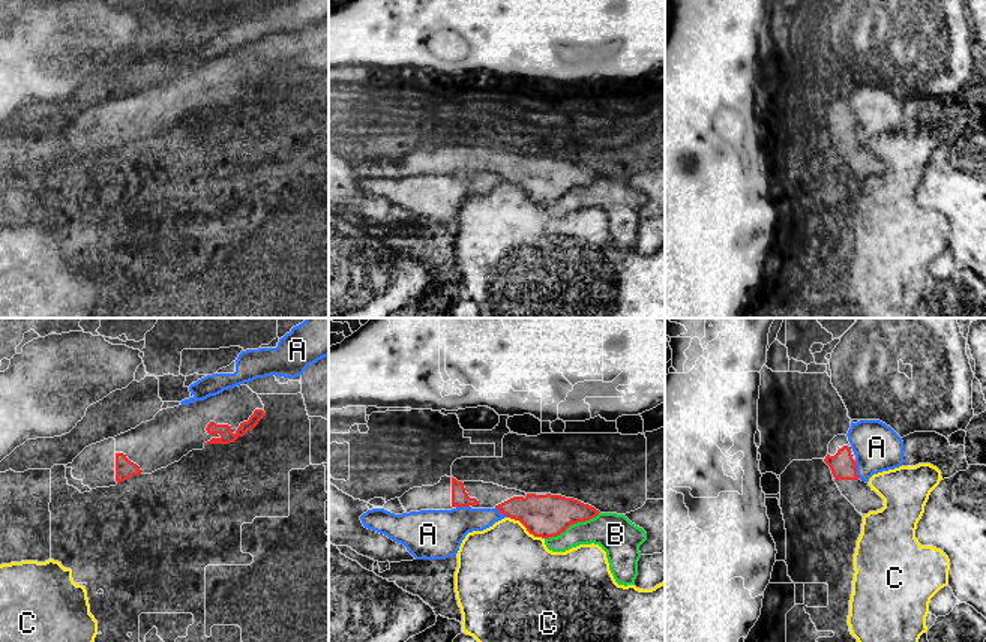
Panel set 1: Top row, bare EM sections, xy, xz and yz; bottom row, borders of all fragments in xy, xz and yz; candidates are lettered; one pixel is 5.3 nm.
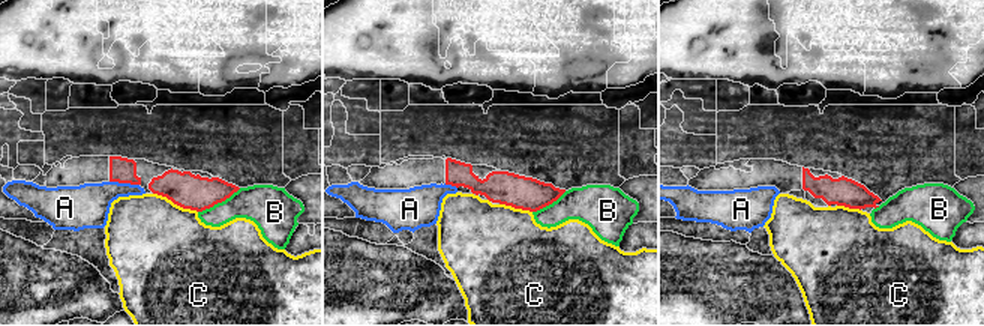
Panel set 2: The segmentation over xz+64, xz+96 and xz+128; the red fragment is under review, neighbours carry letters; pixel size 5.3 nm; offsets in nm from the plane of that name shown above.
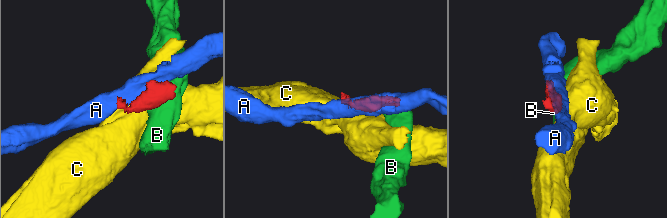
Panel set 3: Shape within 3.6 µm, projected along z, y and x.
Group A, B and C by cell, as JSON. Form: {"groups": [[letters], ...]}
{"groups": [["A"], ["B"], ["C"]]}

